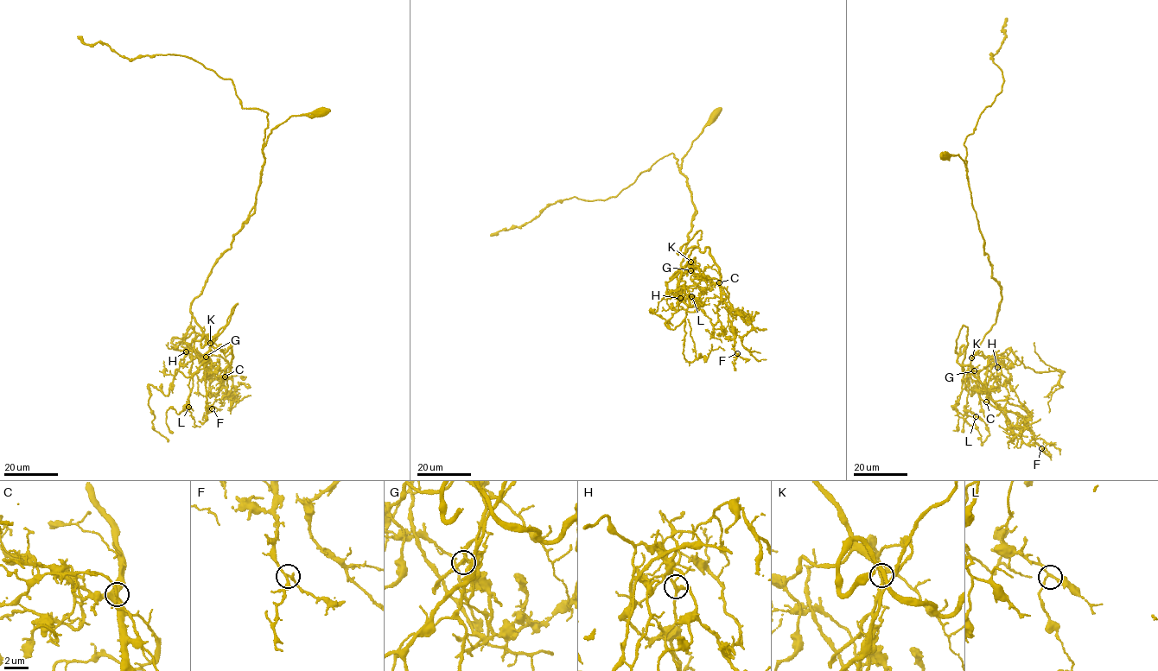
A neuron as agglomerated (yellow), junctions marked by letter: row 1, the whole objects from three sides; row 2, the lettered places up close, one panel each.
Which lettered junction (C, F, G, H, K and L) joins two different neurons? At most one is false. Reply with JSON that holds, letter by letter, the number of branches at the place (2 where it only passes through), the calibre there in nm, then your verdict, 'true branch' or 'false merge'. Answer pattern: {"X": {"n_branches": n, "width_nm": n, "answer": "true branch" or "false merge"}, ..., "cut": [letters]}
{"C": {"n_branches": 3, "width_nm": 180, "answer": "true branch"}, "F": {"n_branches": 3, "width_nm": 180, "answer": "true branch"}, "G": {"n_branches": 4, "width_nm": 200, "answer": "false merge"}, "H": {"n_branches": 4, "width_nm": 200, "answer": "true branch"}, "K": {"n_branches": 3, "width_nm": 240, "answer": "true branch"}, "L": {"n_branches": 3, "width_nm": 180, "answer": "true branch"}, "cut": ["G"]}

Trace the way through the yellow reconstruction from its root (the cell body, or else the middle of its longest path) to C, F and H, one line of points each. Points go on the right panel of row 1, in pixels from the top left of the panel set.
C: (944, 156), (957, 155), (964, 161), (983, 250), (1001, 290), (995, 323), (970, 361), (979, 396), (986, 401)
F: (944, 156), (964, 161), (1001, 290), (995, 323), (970, 361), (977, 389), (1018, 413), (1041, 448)
H: (944, 156), (957, 155), (964, 161), (991, 277), (1000, 287), (995, 323), (976, 353), (990, 357), (997, 367)

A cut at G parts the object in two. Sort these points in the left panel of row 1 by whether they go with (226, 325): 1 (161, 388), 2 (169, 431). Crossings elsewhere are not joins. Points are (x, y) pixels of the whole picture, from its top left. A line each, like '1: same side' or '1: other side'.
1: same side
2: same side

